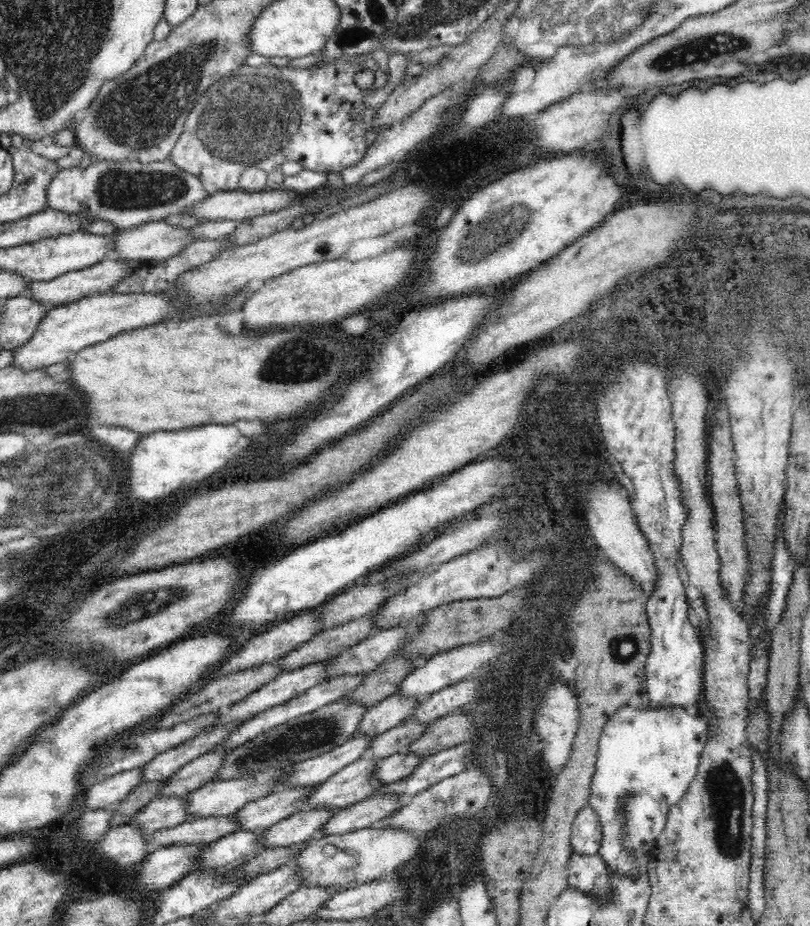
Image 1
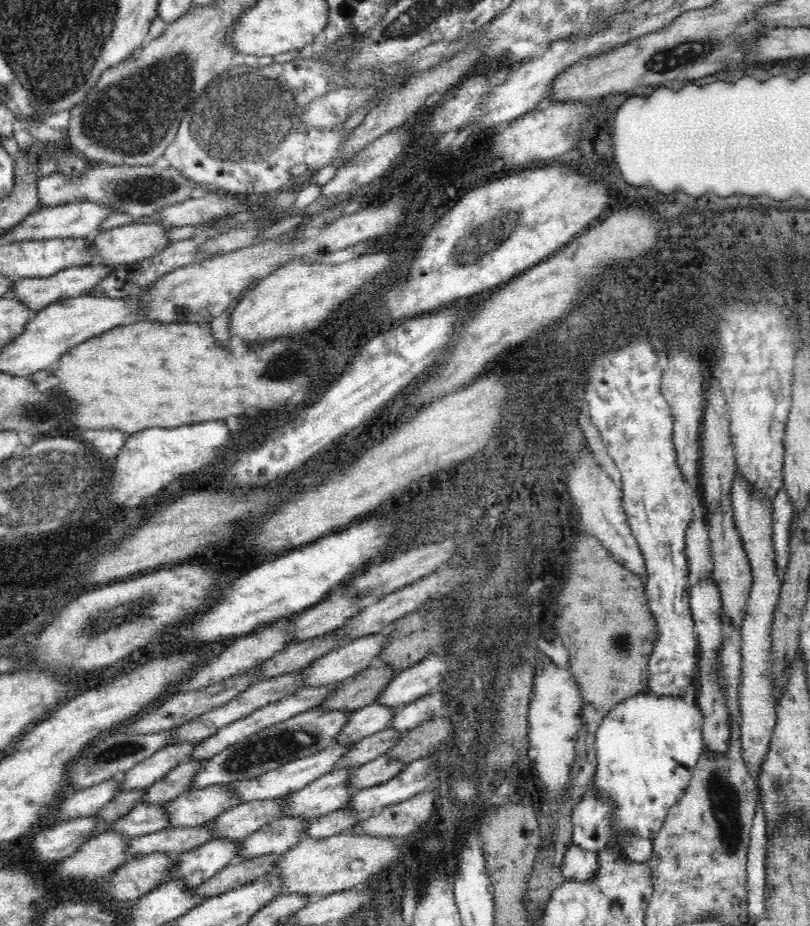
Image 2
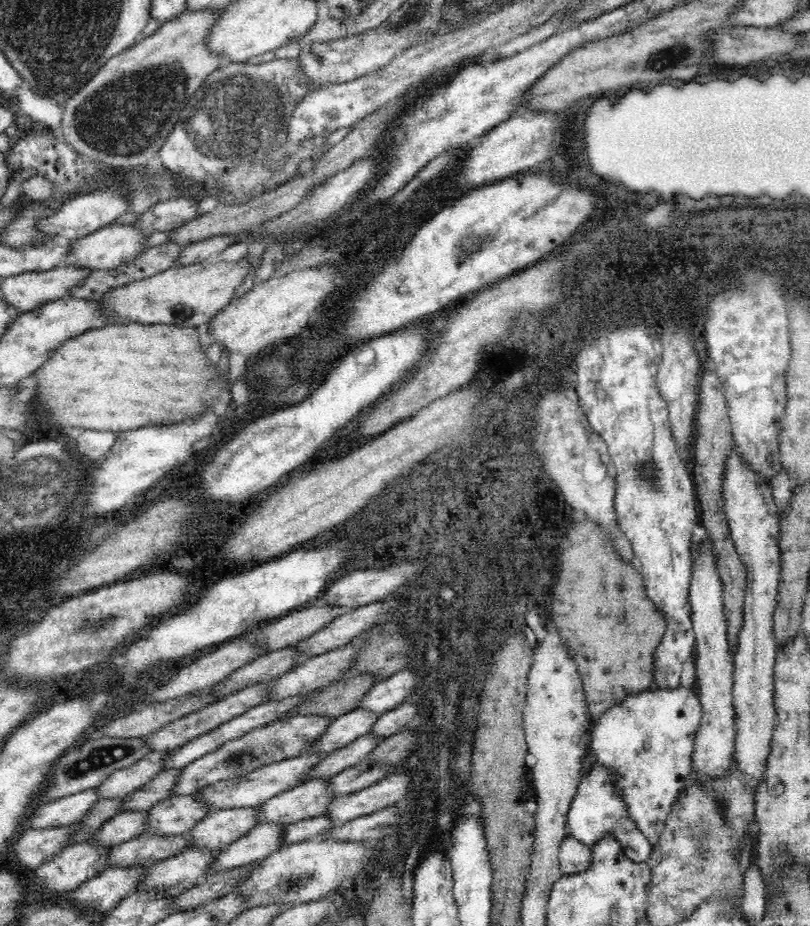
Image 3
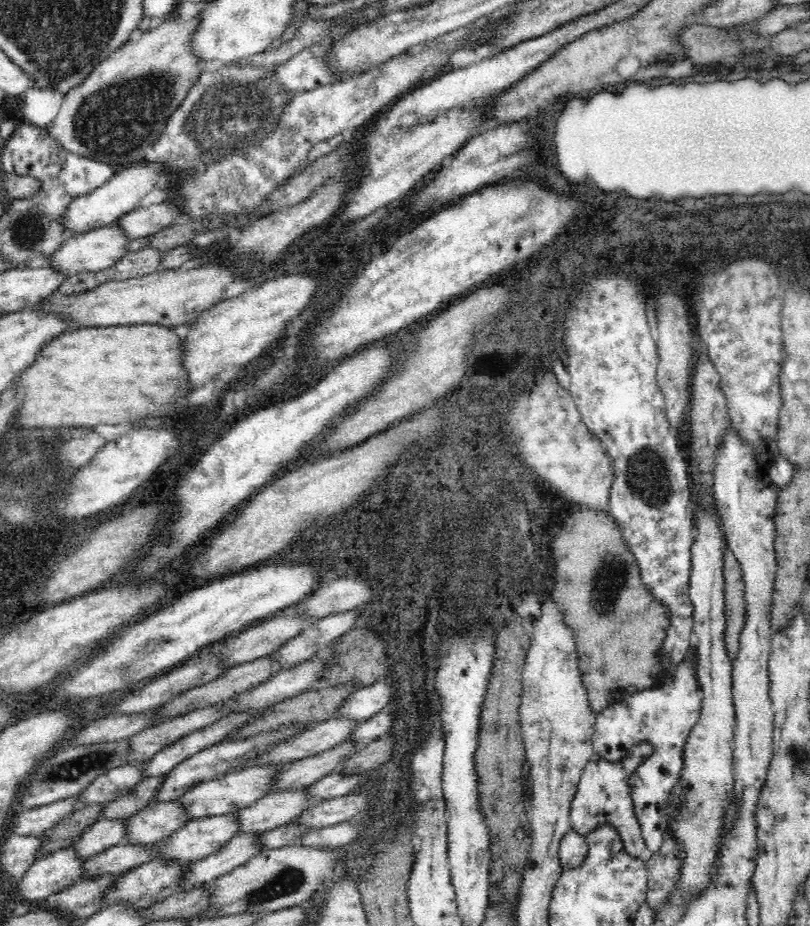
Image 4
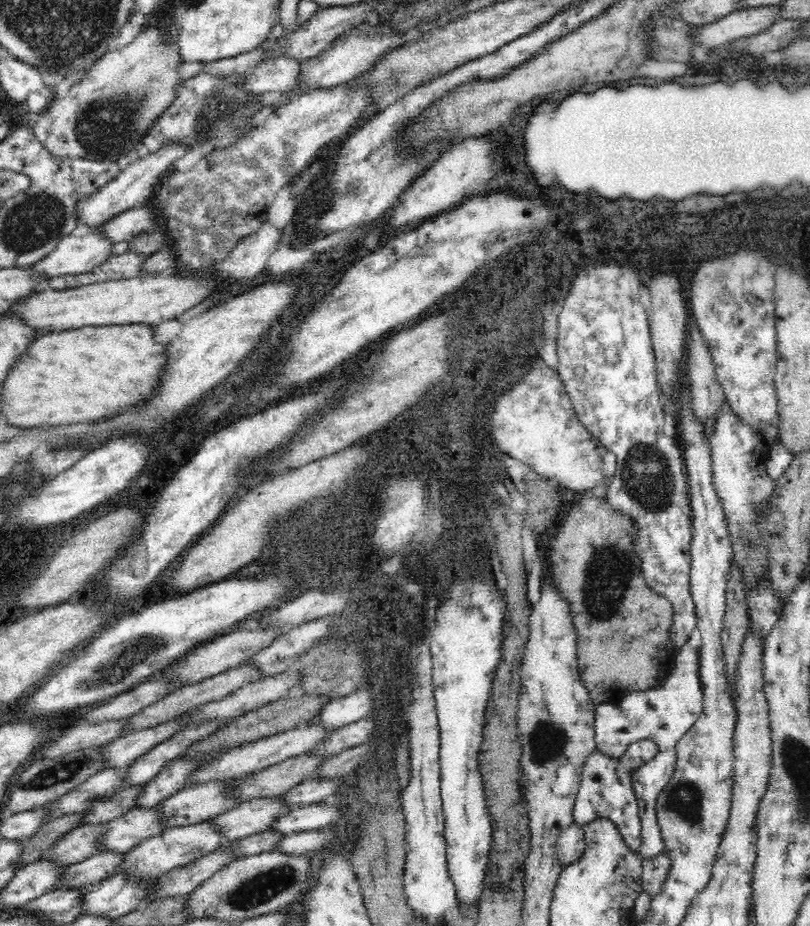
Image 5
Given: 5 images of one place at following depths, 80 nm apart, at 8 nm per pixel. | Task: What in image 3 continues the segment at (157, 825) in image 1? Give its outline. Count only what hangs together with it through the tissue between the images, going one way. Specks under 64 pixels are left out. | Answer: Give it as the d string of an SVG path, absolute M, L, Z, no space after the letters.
M134 810L120 812L109 818L93 836L91 842L99 842L103 846L120 844L144 834L147 827L147 811Z

